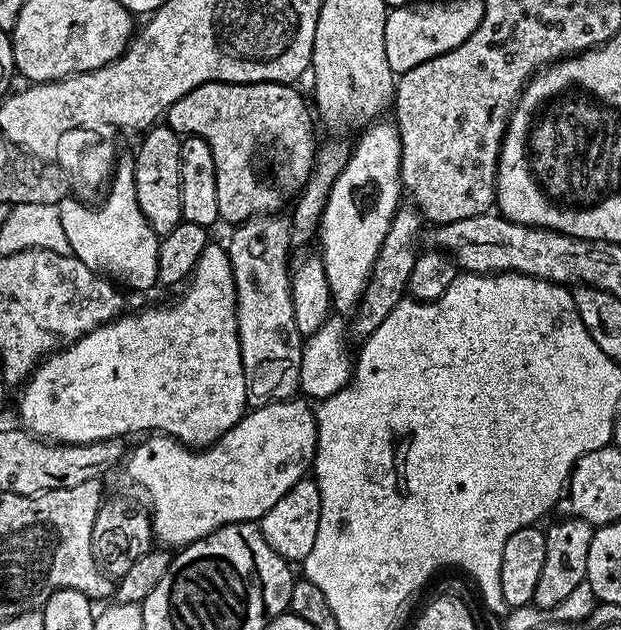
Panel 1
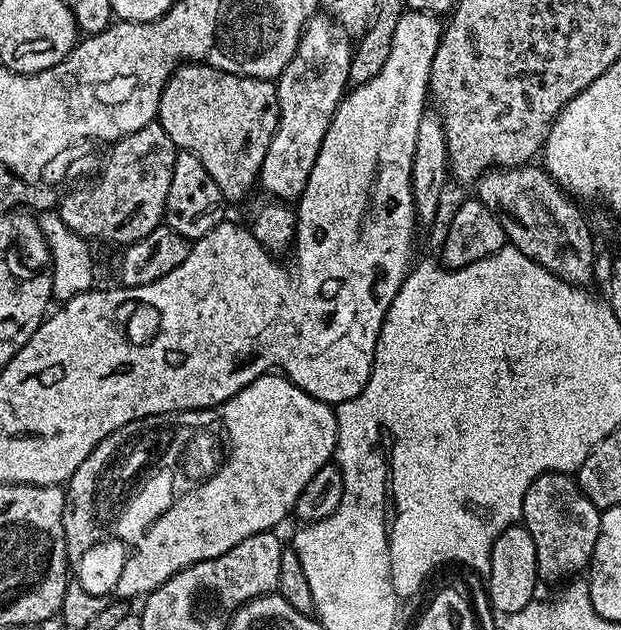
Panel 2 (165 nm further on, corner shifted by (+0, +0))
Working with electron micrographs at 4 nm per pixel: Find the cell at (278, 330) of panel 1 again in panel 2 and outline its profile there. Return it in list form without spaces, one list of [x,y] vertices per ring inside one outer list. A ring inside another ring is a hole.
[[[327,15],[311,16],[298,42],[298,50],[294,50],[294,58],[290,58],[286,70],[282,70],[275,81],[280,121],[270,142],[270,150],[266,150],[266,158],[260,167],[258,184],[277,201],[299,201],[302,190],[306,190],[318,150],[322,150],[330,122],[349,87],[350,52],[336,41],[336,36],[337,29]]]

